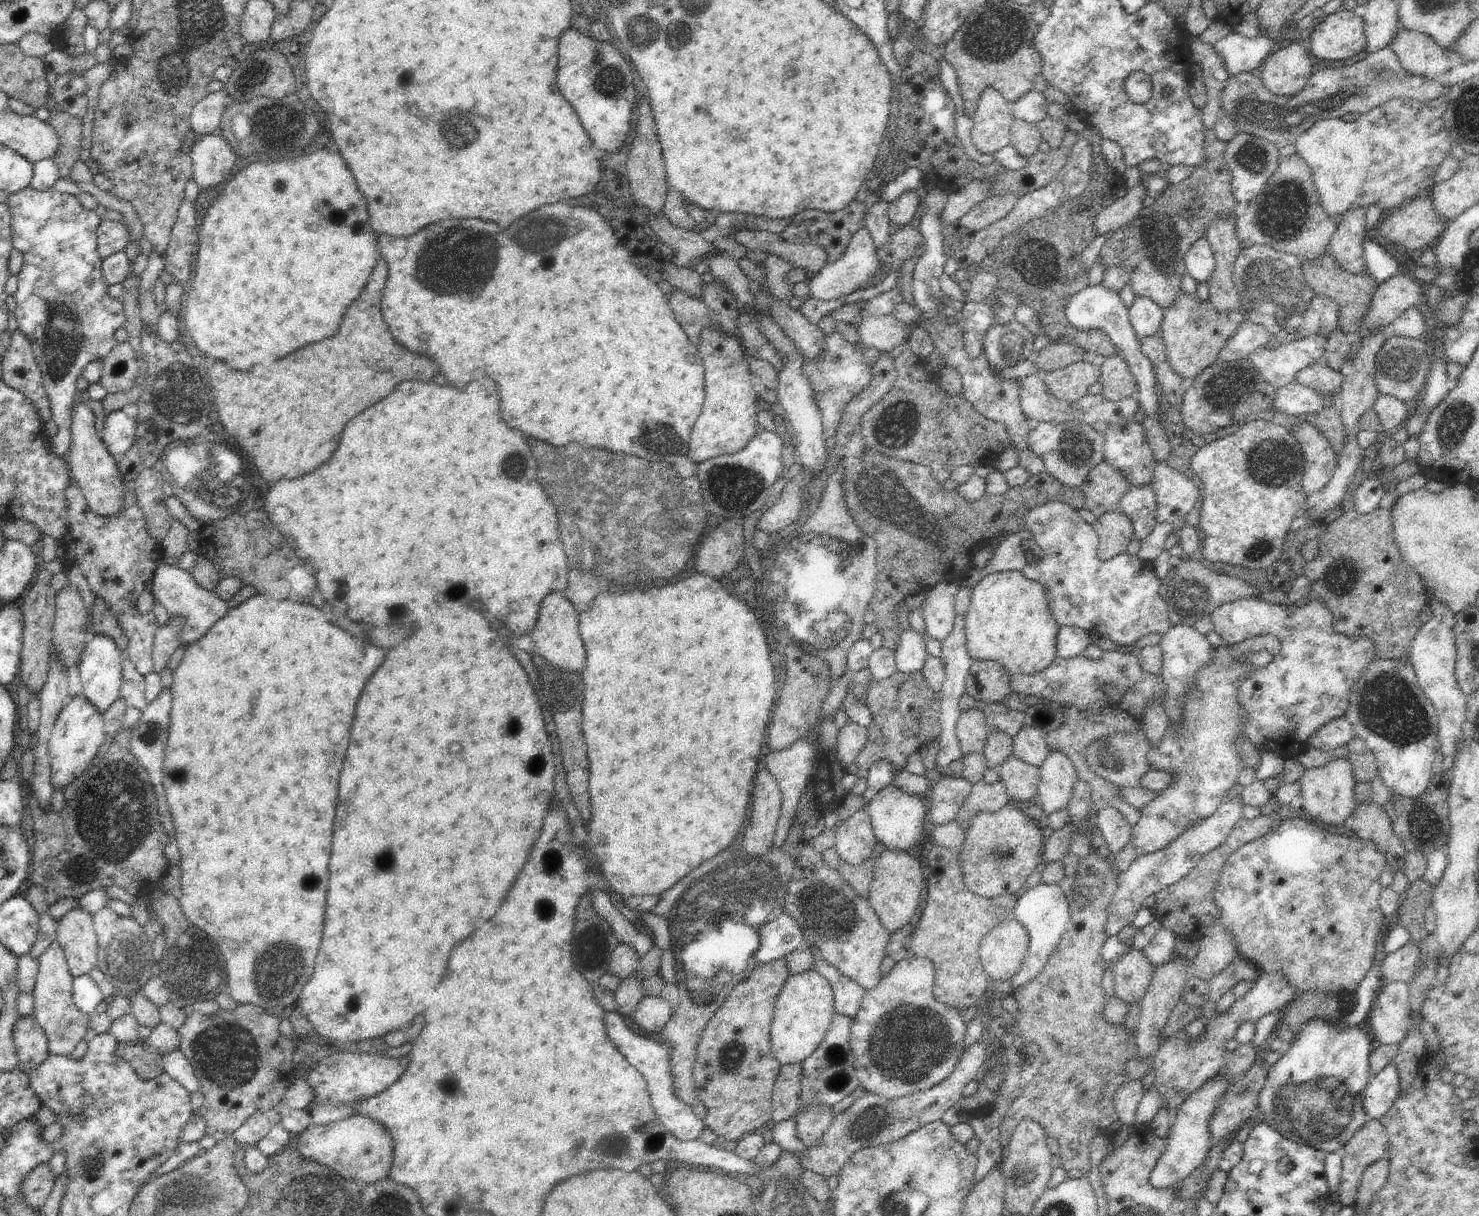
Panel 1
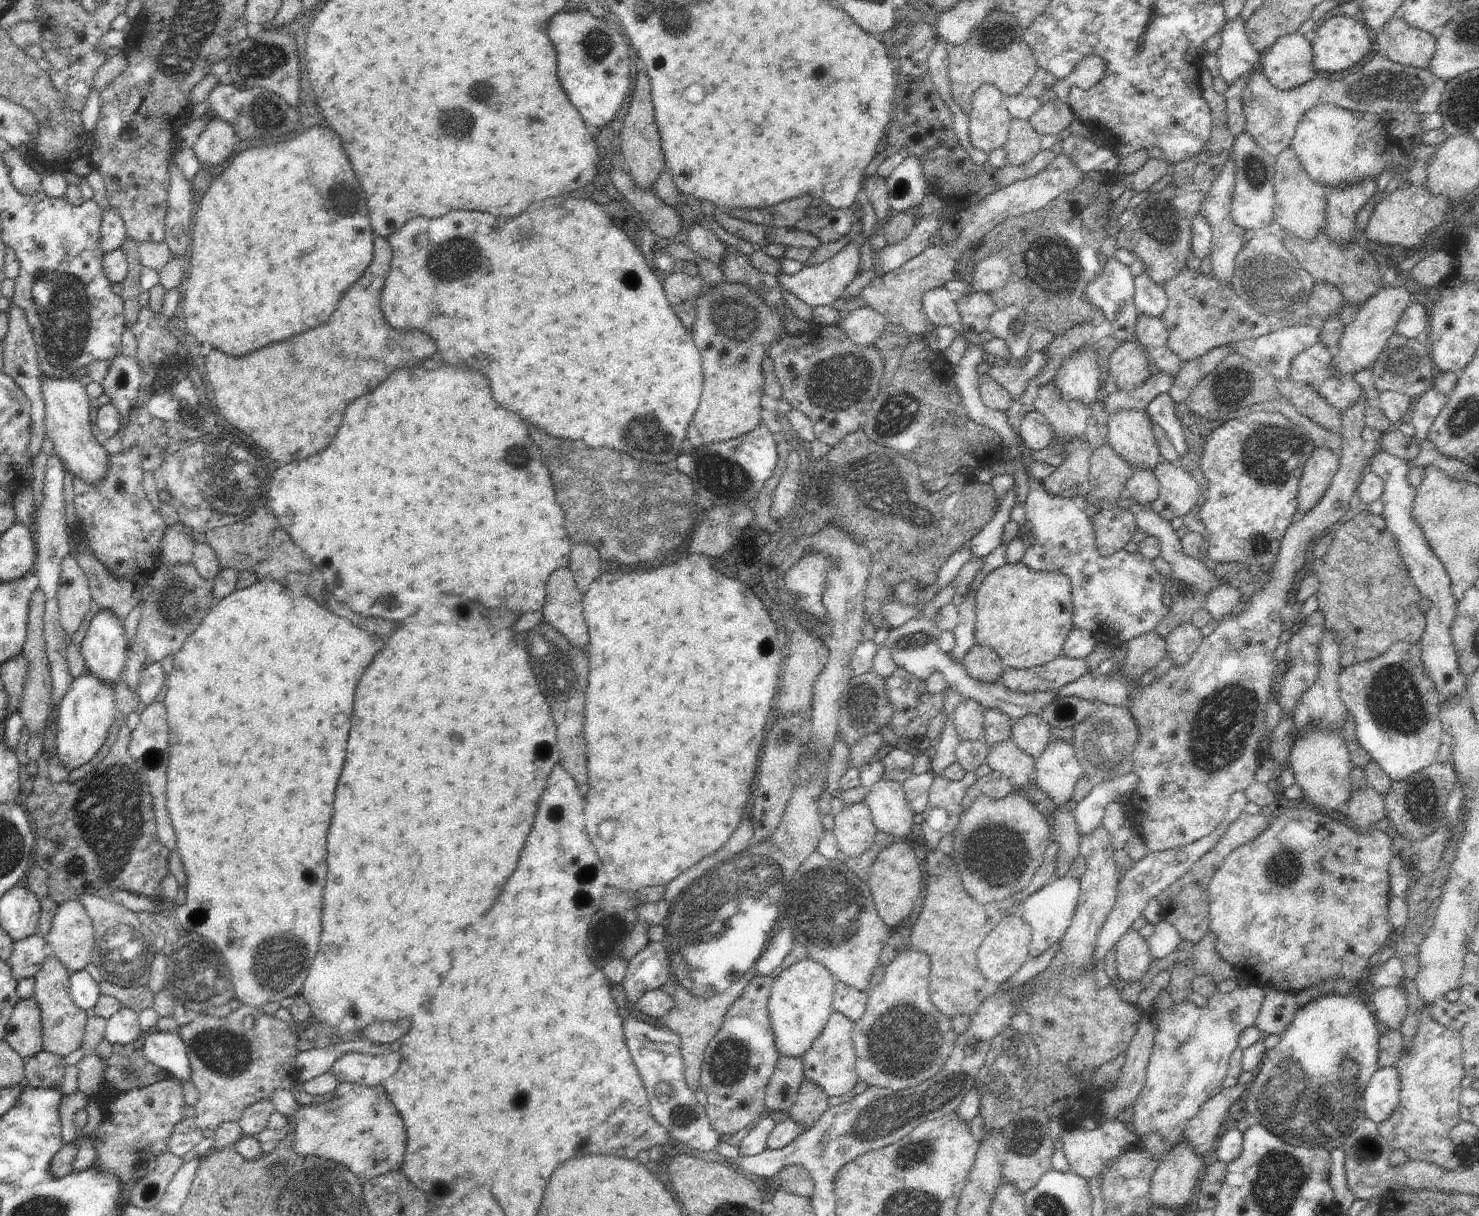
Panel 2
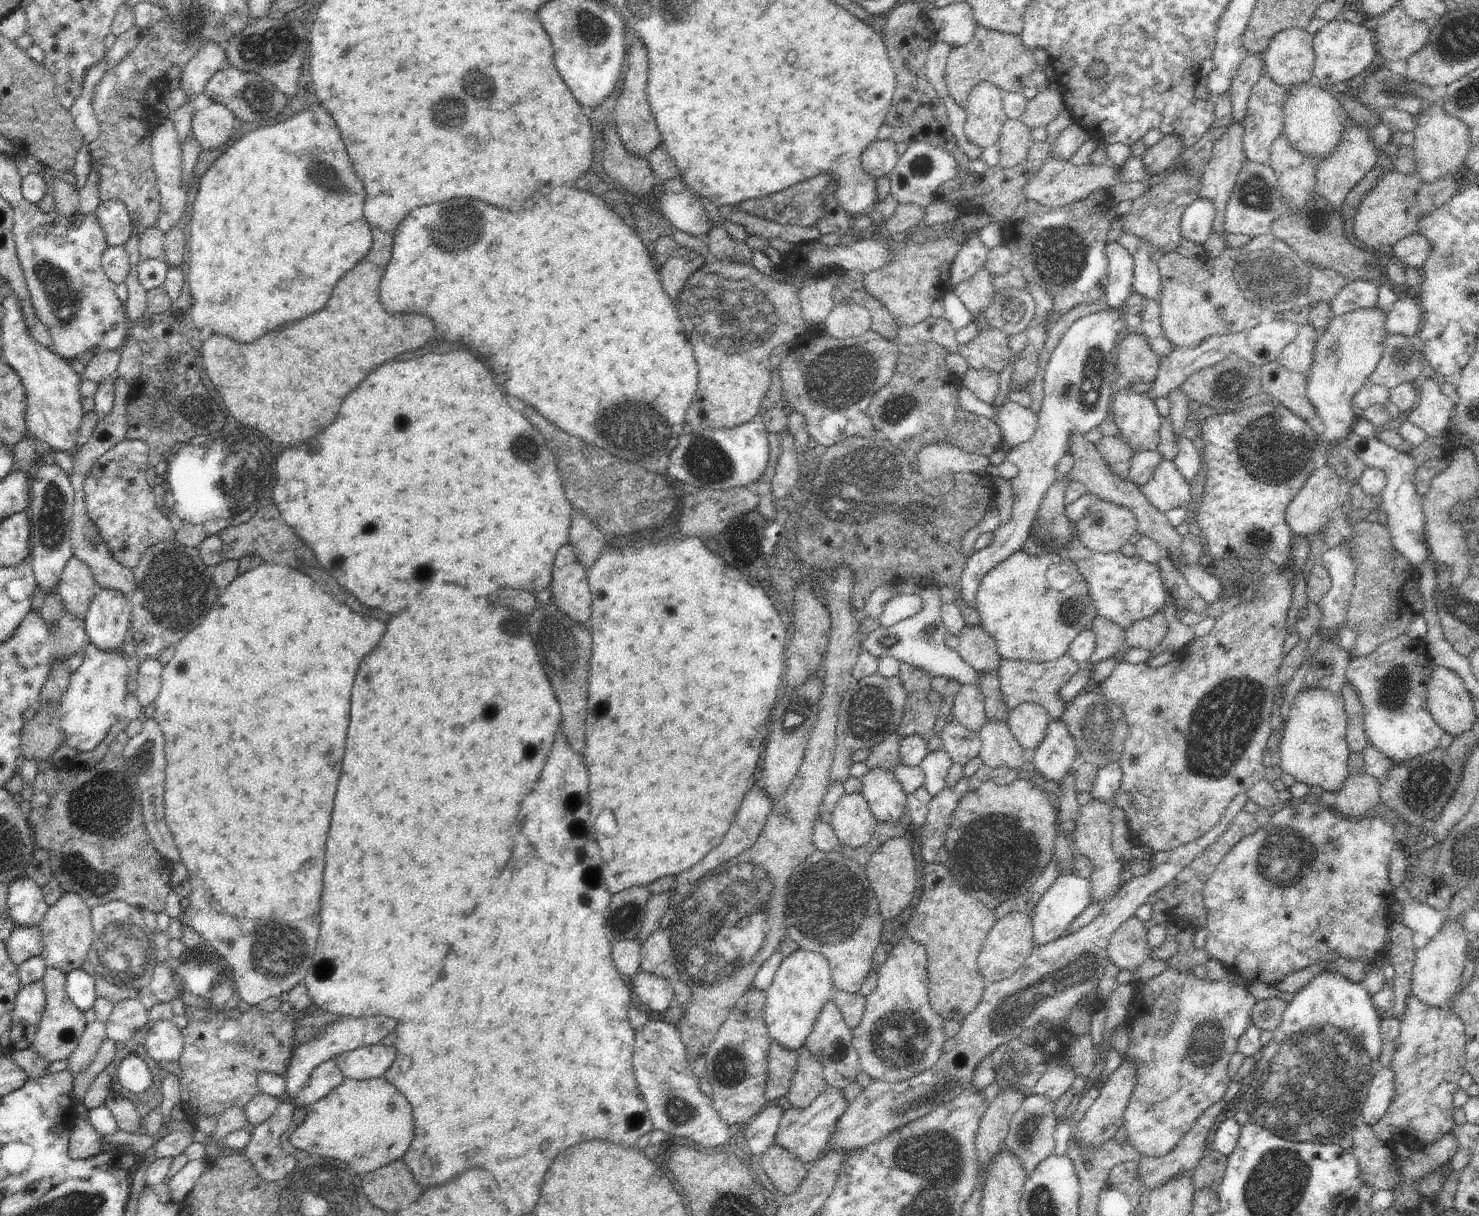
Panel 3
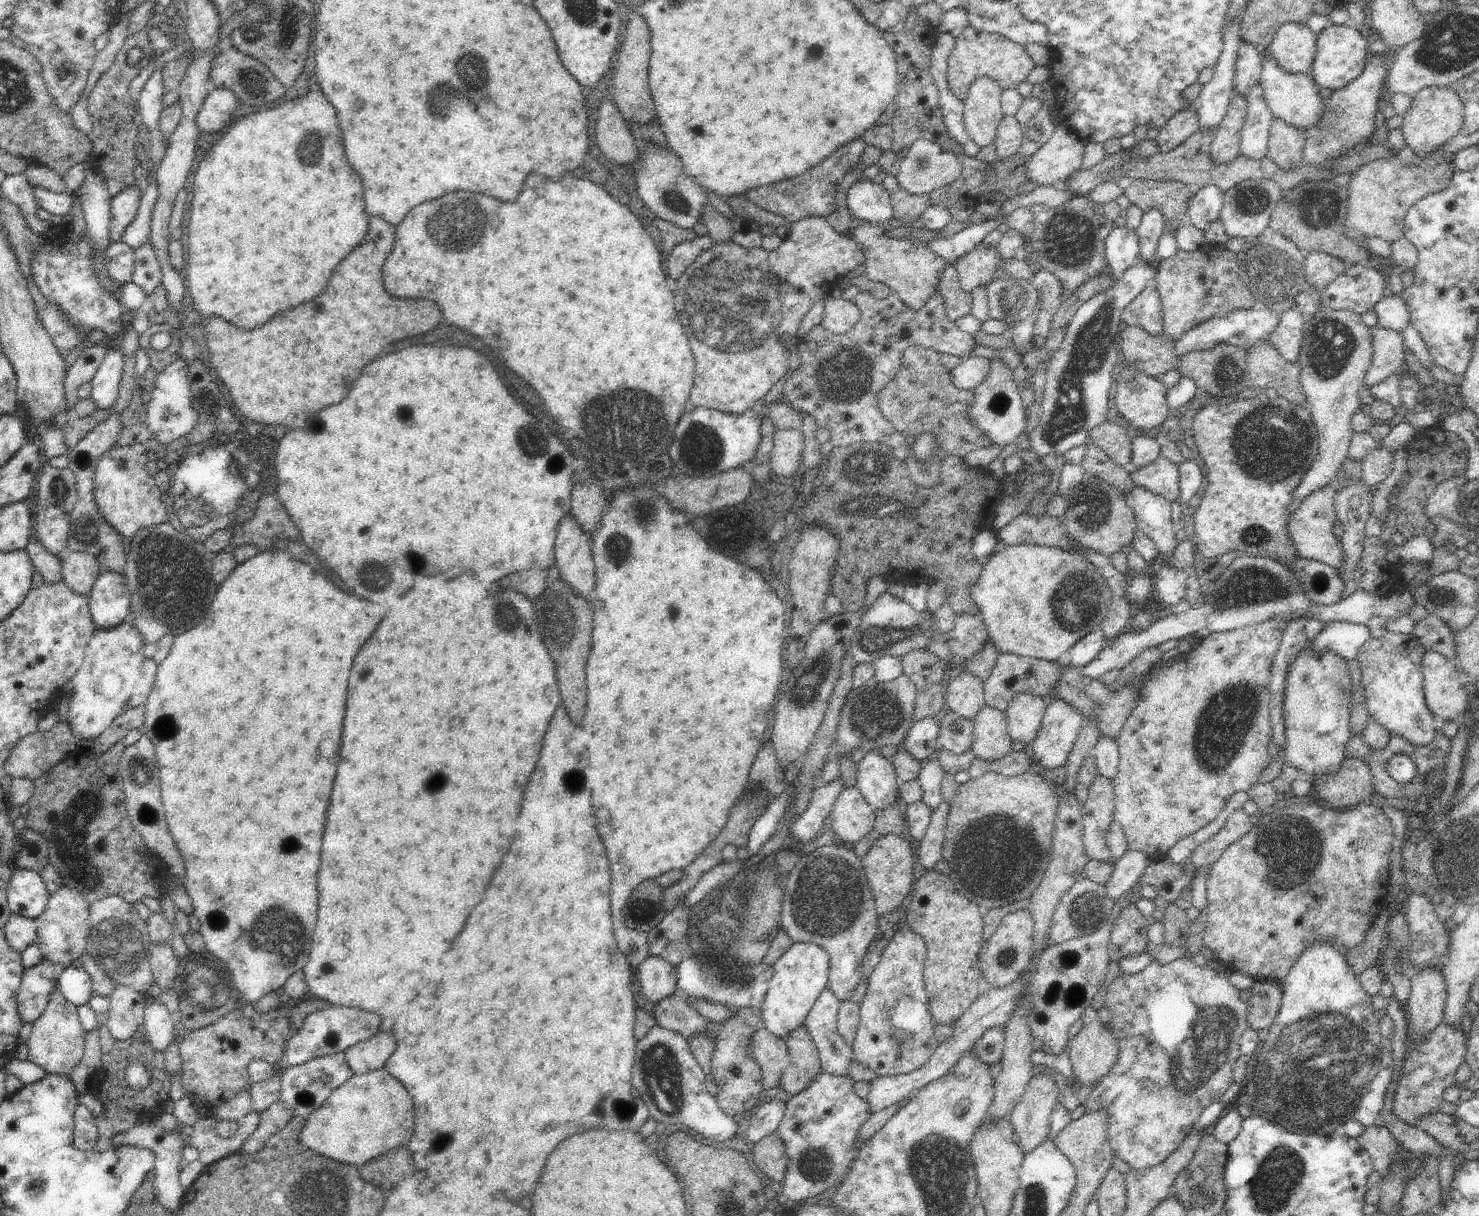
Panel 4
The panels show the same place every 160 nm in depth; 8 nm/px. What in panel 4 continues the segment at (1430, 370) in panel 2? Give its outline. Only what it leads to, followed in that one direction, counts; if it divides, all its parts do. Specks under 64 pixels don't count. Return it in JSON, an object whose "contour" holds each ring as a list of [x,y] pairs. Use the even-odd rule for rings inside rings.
{"contour":[[[1373,329],[1372,362],[1363,380],[1364,392],[1380,384],[1388,376],[1402,372],[1404,366],[1403,337],[1390,329]]]}

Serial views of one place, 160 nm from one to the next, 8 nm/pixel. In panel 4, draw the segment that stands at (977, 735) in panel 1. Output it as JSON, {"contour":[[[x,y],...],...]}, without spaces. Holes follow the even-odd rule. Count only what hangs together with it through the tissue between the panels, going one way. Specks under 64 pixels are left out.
{"contour":[[[966,670],[952,676],[950,684],[945,685],[946,707],[964,718],[974,720],[985,705],[984,687],[977,676]]]}

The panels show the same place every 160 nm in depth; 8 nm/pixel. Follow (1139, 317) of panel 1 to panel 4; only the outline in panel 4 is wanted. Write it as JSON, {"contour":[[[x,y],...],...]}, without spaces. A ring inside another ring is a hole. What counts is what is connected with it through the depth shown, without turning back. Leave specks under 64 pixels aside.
{"contour":[[[1152,209],[1143,214],[1141,223],[1135,230],[1139,244],[1139,260],[1158,270],[1159,258],[1156,251],[1164,228],[1162,213],[1158,209]]]}

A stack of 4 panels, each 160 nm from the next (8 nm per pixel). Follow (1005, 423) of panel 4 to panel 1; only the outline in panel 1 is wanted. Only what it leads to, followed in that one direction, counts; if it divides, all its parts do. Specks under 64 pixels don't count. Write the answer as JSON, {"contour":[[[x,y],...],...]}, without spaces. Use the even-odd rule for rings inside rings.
{"contour":[[[1082,422],[1040,423],[1028,434],[1029,449],[1039,456],[1048,471],[1065,490],[1078,488],[1086,475],[1105,460],[1105,435]]]}

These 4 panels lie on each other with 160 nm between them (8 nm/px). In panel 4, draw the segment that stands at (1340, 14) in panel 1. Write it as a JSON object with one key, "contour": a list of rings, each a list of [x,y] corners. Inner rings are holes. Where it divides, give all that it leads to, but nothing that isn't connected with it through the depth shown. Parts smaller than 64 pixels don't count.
{"contour":[[[1328,24],[1317,34],[1316,54],[1310,70],[1310,75],[1321,88],[1330,88],[1335,91],[1350,84],[1363,73],[1369,54],[1368,46],[1372,34],[1348,25]]]}

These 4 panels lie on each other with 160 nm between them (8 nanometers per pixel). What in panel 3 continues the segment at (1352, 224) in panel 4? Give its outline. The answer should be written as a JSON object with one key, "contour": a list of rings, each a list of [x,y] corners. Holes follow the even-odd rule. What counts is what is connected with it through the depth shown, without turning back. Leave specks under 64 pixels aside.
{"contour":[[[1395,169],[1383,177],[1361,202],[1352,225],[1354,238],[1360,239],[1364,246],[1376,251],[1384,244],[1393,247],[1403,238],[1416,235],[1419,232],[1419,221],[1425,215],[1438,210],[1444,203],[1450,202],[1460,187],[1460,180],[1454,176],[1425,183],[1417,172],[1404,174]]]}

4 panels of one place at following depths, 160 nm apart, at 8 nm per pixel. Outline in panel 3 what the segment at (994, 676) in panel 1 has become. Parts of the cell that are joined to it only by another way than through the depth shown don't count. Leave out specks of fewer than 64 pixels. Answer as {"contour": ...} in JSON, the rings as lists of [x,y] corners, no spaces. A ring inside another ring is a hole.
{"contour":[[[979,624],[962,630],[957,651],[978,674],[998,671],[1001,665],[995,640]]]}

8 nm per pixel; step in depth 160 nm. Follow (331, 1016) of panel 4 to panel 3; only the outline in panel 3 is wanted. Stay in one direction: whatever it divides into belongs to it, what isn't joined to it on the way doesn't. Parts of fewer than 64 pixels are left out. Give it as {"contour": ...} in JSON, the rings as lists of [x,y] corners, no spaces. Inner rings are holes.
{"contour":[[[342,1016],[336,1022],[330,1022],[326,1025],[325,1030],[321,1030],[316,1036],[313,1036],[310,1042],[304,1044],[296,1043],[292,1058],[288,1064],[288,1069],[284,1075],[287,1093],[285,1099],[294,1103],[296,1094],[300,1092],[300,1088],[304,1086],[310,1079],[312,1070],[316,1069],[322,1062],[335,1059],[344,1052],[354,1051],[356,1048],[362,1048],[369,1045],[380,1043],[388,1034],[392,1034],[398,1026],[398,1020],[392,1018],[384,1018],[384,1016]]]}

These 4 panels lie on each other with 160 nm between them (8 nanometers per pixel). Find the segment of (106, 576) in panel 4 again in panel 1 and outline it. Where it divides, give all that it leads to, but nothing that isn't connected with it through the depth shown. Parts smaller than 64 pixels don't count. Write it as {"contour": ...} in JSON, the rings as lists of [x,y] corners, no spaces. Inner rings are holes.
{"contour":[[[96,635],[89,637],[85,651],[79,657],[80,682],[82,683],[82,694],[86,700],[95,706],[103,715],[117,701],[120,694],[123,675],[123,661],[119,646],[112,637]]]}

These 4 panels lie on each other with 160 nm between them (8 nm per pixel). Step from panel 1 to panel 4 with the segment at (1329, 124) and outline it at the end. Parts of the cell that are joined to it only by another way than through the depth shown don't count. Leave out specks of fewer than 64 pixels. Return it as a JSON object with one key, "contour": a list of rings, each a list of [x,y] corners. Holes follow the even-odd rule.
{"contour":[[[1265,52],[1263,54],[1263,69],[1258,85],[1265,92],[1269,109],[1276,119],[1282,119],[1286,124],[1306,134],[1306,131],[1314,127],[1325,113],[1325,100],[1318,93],[1321,87],[1316,84],[1310,73],[1290,74],[1268,54]]]}

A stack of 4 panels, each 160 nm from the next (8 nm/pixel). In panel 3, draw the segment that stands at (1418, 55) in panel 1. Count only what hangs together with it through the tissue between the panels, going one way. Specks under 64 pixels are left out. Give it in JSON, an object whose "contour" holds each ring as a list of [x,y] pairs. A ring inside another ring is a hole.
{"contour":[[[1398,4],[1375,21],[1374,45],[1387,63],[1408,60],[1416,51],[1422,50],[1429,41],[1431,29],[1425,21],[1414,20]]]}

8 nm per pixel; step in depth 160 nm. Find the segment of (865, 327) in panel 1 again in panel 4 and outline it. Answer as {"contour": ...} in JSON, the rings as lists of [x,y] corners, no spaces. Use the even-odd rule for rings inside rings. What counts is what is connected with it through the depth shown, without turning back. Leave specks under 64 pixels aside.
{"contour":[[[843,295],[839,299],[827,296],[825,300],[825,313],[821,325],[835,335],[848,332],[859,321],[861,310],[858,305]]]}

